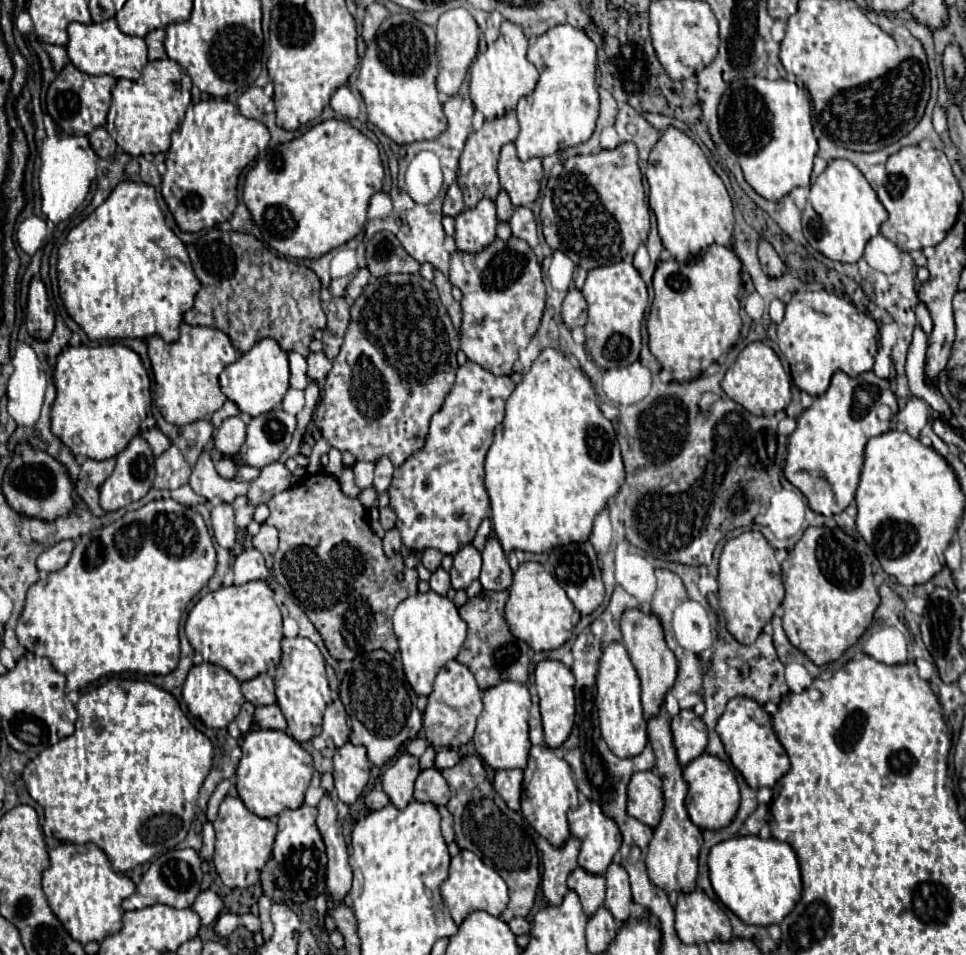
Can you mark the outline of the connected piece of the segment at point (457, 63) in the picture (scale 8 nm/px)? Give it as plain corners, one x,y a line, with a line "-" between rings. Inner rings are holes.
451,9
439,17
435,33
437,33
437,59
439,59
437,89
445,95
455,95
459,91
465,75
467,75
471,61
477,55
479,27
467,9

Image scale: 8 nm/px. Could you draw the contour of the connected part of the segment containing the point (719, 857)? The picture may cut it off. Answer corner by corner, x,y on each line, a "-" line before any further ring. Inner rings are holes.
755,835
717,843
709,853
709,879
721,903
747,925
779,925
801,897
801,873
791,845

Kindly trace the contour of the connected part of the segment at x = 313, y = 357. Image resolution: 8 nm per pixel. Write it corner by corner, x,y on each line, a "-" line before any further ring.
317,351
317,353
309,353
307,357
307,369
309,369
309,377
313,381
323,381
331,369
331,359
325,357
323,351

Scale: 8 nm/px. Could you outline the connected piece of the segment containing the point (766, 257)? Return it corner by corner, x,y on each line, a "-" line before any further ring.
765,239
759,241
759,261
761,261
763,271
771,277
779,277
785,271
785,263
781,261
781,257
773,249
773,245

